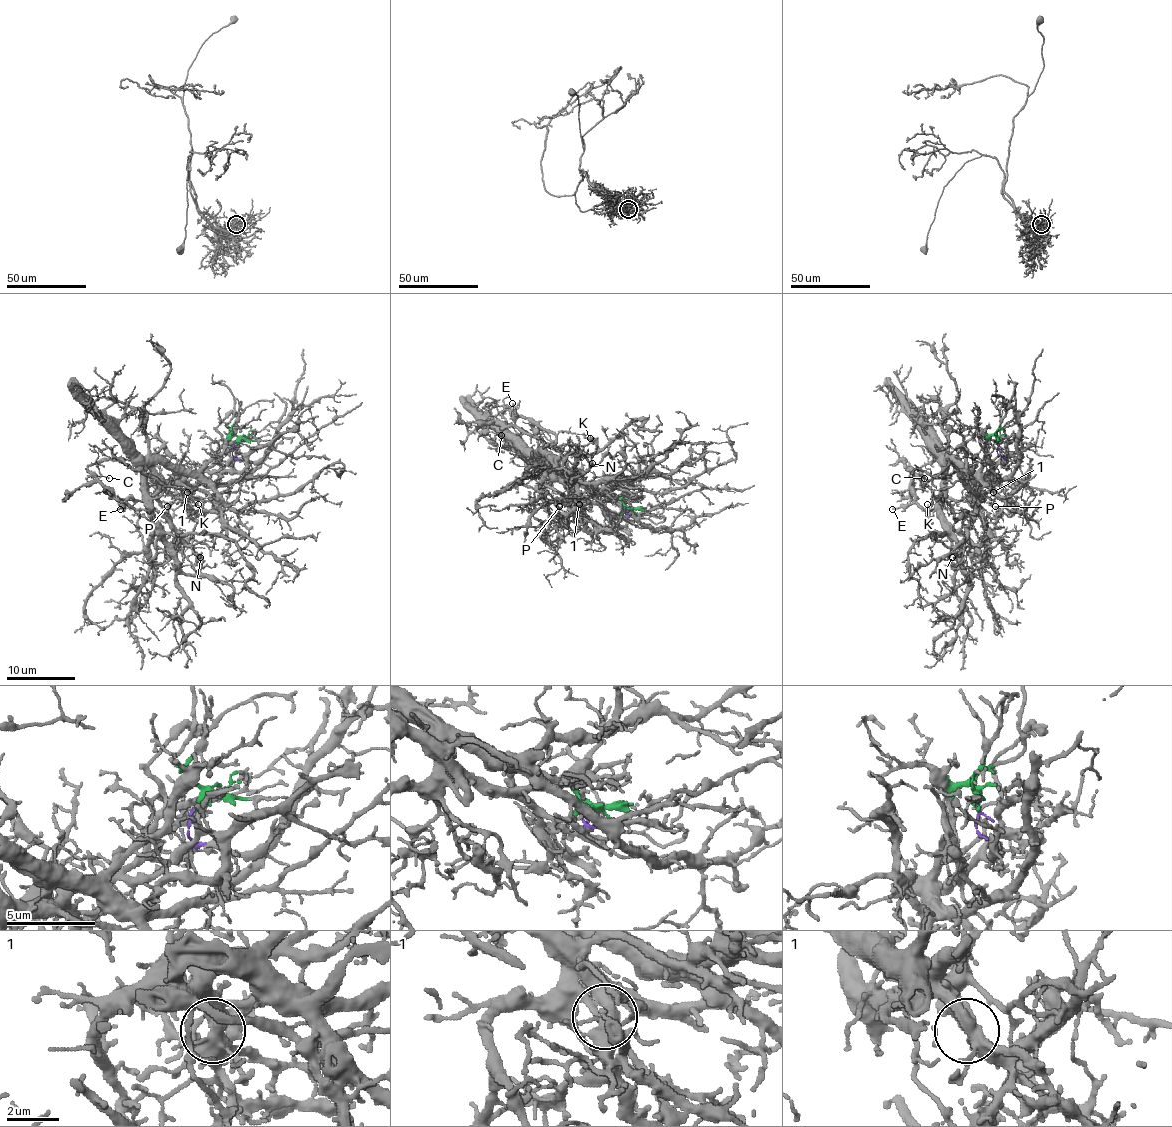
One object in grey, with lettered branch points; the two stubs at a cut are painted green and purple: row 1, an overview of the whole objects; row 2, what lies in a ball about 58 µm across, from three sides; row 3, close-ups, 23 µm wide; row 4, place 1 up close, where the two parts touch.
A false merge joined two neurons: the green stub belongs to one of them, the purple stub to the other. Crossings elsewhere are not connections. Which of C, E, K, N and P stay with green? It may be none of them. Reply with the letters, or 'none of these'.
C, E, K, N

